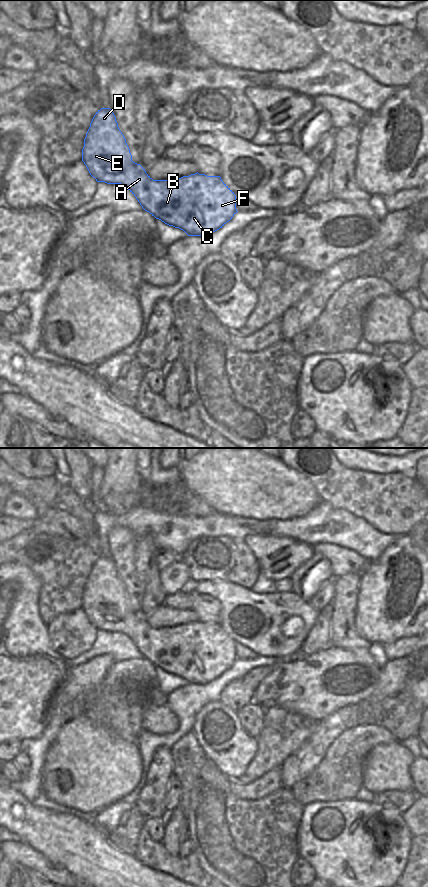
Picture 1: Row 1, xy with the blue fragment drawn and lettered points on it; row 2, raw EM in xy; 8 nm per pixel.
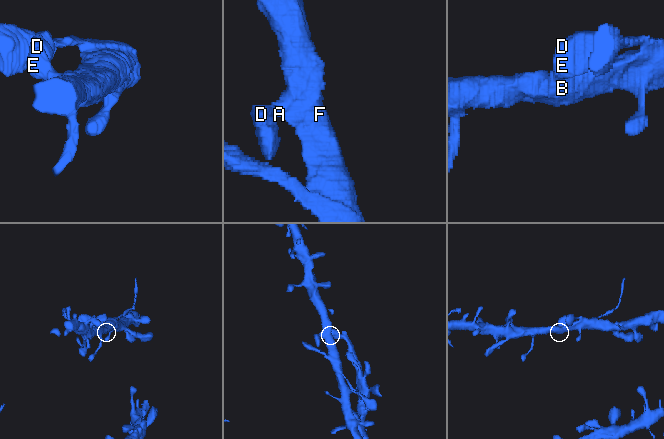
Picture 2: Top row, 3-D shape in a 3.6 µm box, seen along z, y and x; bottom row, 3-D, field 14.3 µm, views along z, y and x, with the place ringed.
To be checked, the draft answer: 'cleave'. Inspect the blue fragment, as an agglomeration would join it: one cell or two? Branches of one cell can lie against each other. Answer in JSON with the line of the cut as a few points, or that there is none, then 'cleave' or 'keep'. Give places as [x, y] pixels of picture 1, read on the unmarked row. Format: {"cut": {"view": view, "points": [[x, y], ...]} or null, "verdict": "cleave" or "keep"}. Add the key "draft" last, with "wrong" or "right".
{"cut": null, "verdict": "keep", "draft": "wrong"}

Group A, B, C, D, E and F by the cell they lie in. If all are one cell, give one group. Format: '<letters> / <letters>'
A B C D E F

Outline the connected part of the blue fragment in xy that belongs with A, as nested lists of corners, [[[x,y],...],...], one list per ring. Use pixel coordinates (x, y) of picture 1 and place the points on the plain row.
[[[101,556],[94,563],[84,587],[82,609],[97,630],[125,634],[136,645],[145,659],[165,672],[183,678],[188,684],[207,684],[222,676],[238,660],[236,643],[222,629],[220,624],[207,624],[197,620],[171,628],[153,628],[140,612],[132,609],[126,587],[120,579],[116,565],[110,556]]]

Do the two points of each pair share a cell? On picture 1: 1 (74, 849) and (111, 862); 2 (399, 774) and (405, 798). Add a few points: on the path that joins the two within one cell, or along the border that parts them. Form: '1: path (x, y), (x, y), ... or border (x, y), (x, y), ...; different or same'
1: path (83, 850), (95, 862), (102, 862); same
2: border (413, 791), (383, 791), (380, 794); different

